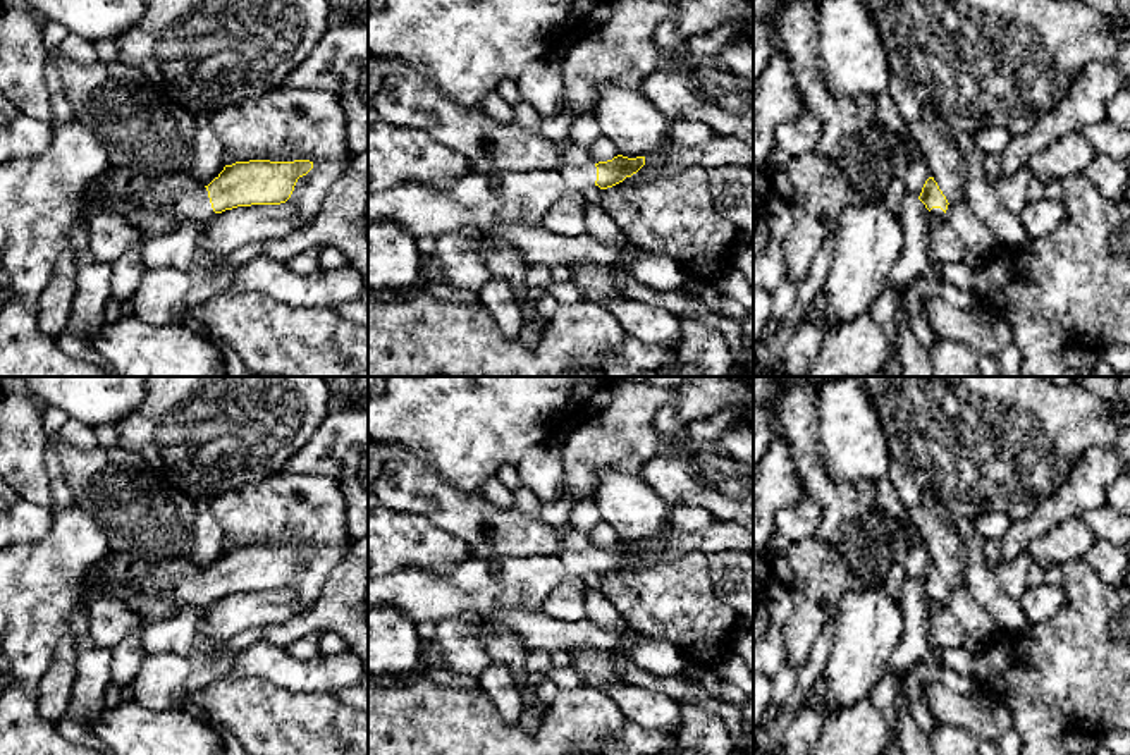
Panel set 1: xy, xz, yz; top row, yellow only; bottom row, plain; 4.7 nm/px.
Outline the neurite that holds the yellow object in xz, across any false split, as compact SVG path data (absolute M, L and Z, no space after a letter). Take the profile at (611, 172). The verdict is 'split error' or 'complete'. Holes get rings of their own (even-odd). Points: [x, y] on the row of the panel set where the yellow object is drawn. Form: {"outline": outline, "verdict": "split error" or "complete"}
{"outline": "M617 155L607 162L552 170L471 170L449 191L399 184L368 194L368 225L387 218L416 237L439 237L466 225L482 232L490 225L540 225L545 212L569 193L612 187L643 165L645 157Z", "verdict": "split error"}

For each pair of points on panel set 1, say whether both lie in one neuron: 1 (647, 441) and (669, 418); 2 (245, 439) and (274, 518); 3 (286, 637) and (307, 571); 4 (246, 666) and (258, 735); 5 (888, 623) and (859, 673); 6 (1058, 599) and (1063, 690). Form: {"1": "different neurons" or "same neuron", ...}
{"1": "different neurons", "2": "different neurons", "3": "different neurons", "4": "different neurons", "5": "same neuron", "6": "different neurons"}

